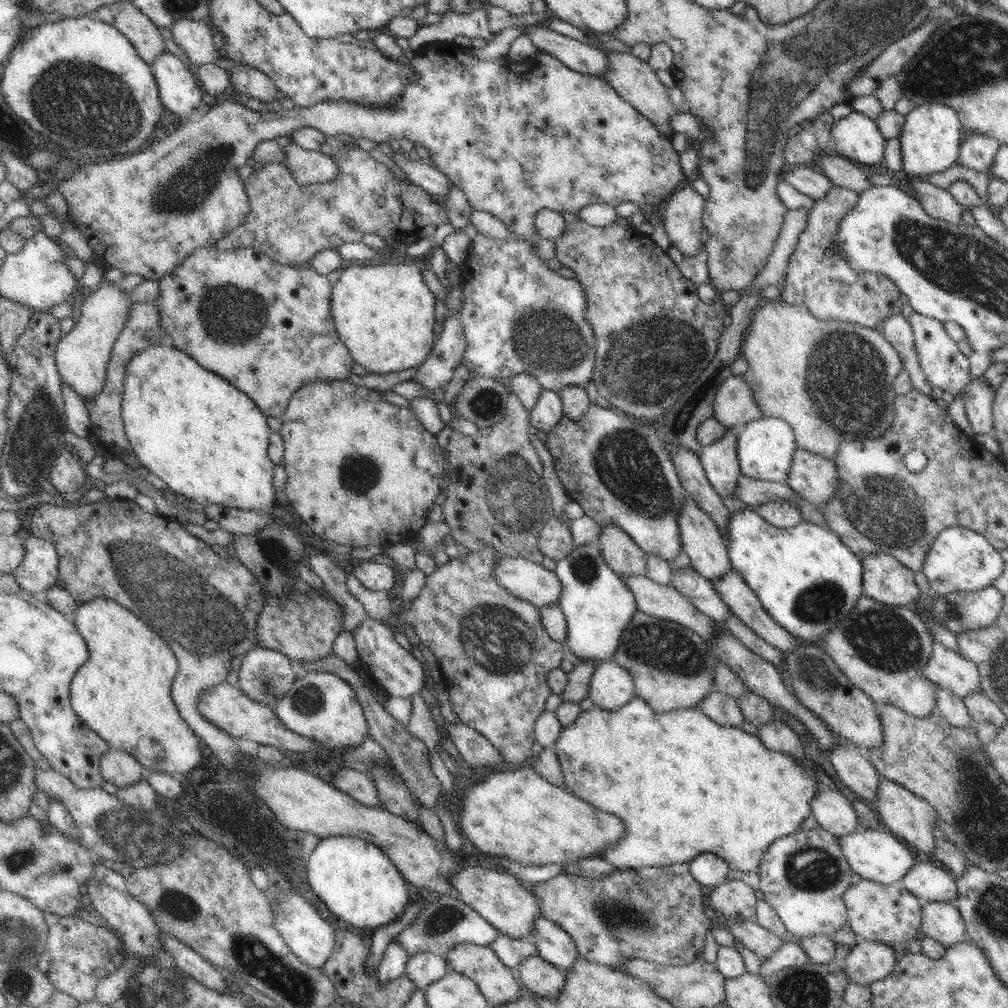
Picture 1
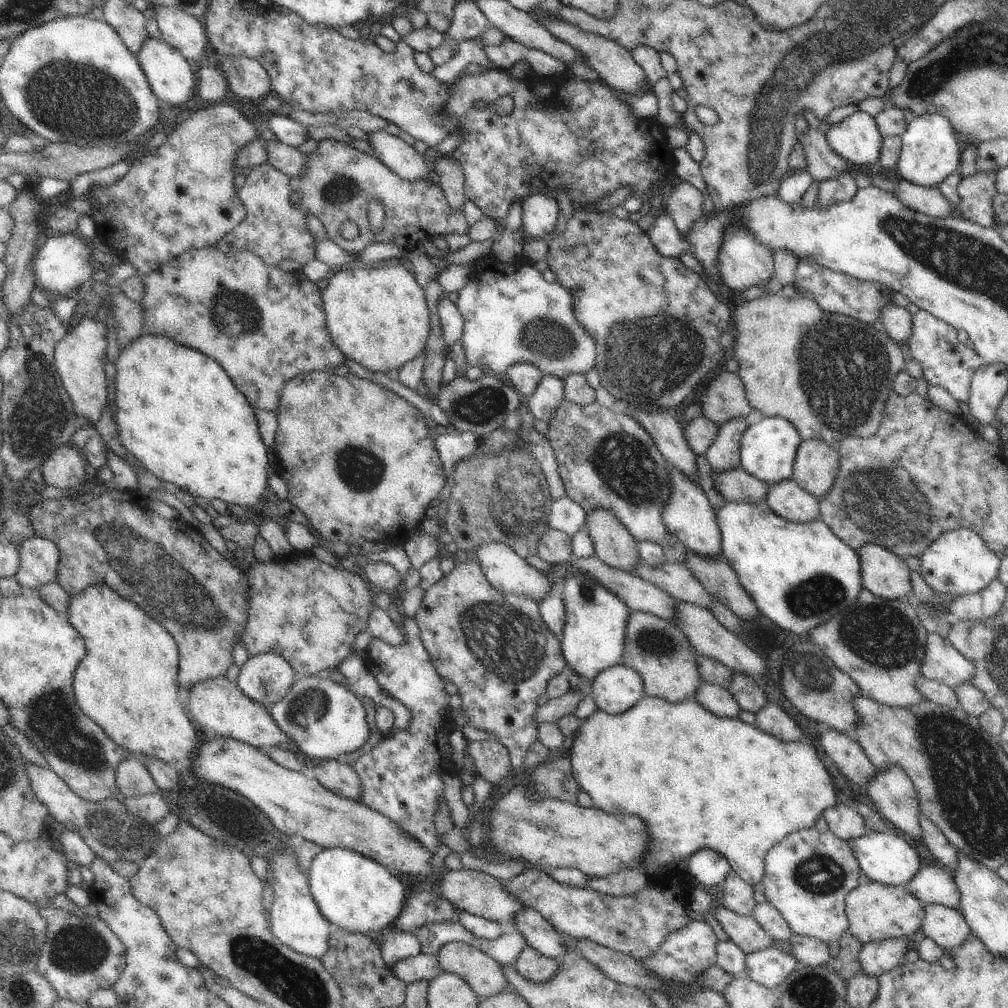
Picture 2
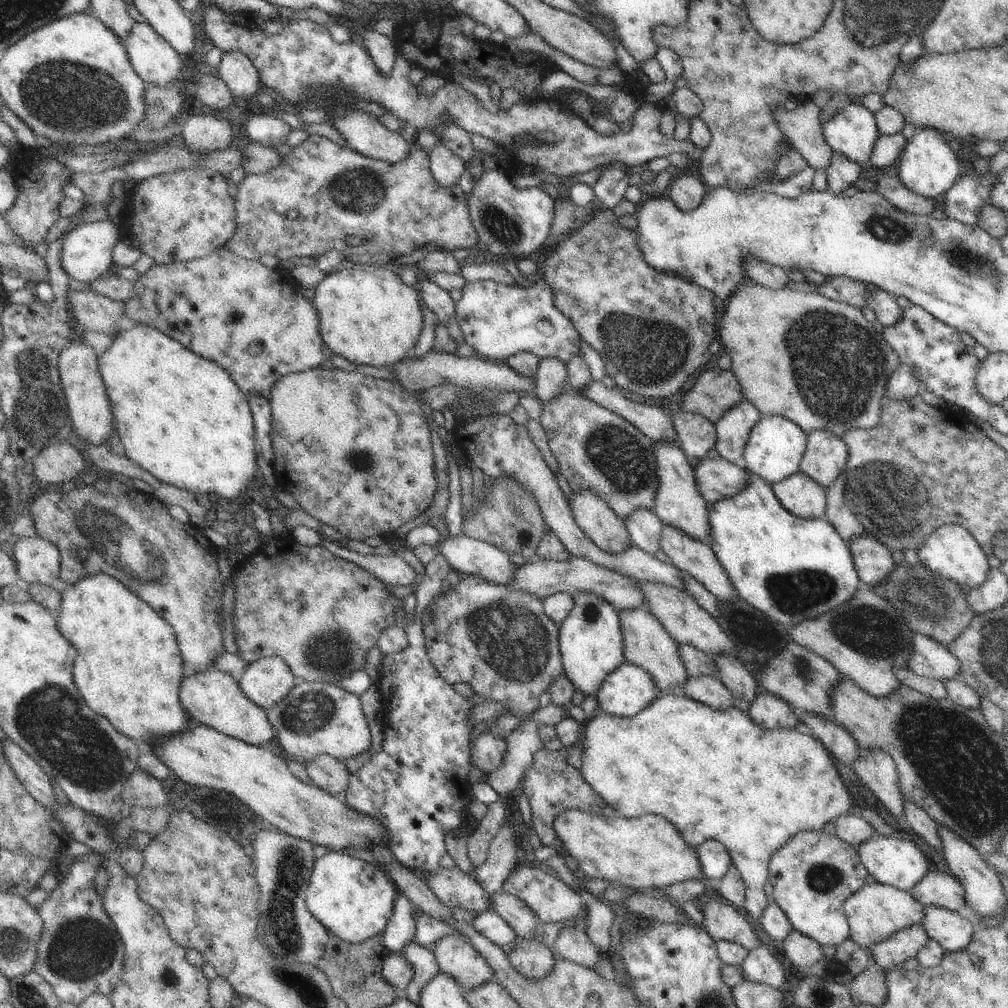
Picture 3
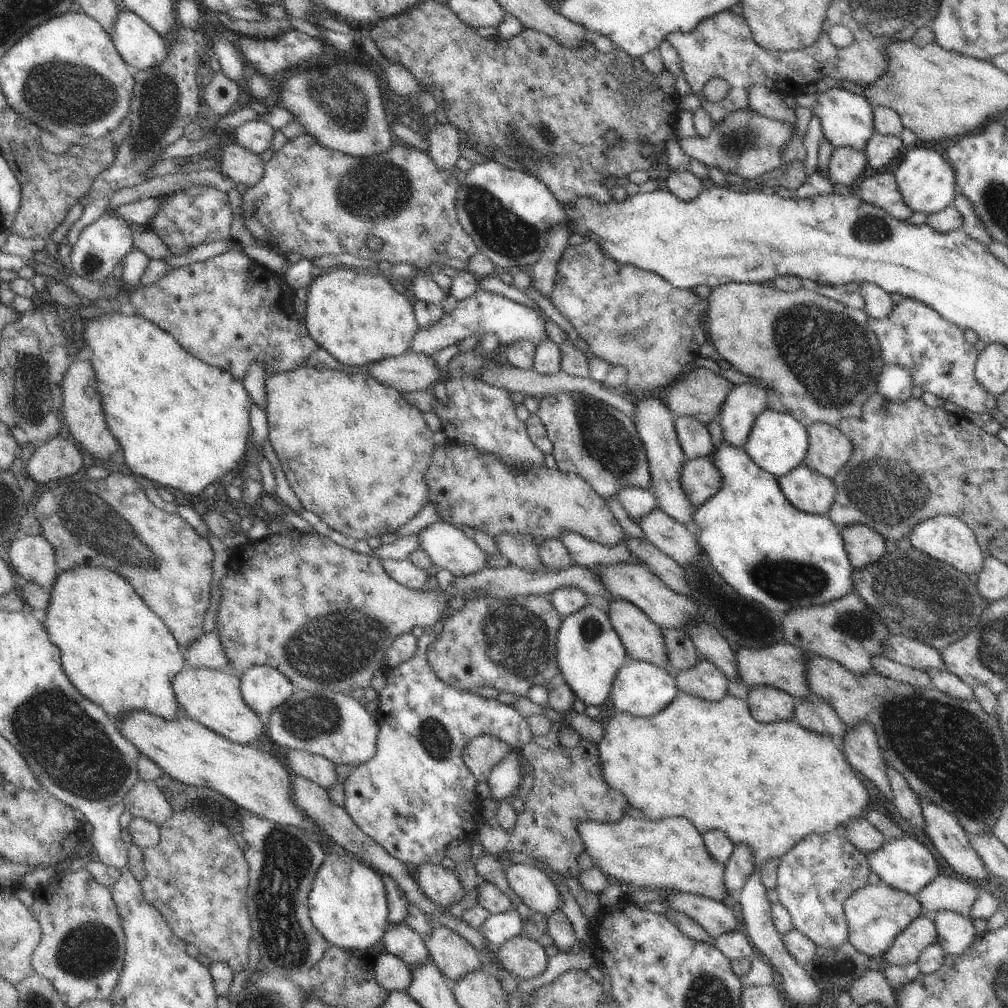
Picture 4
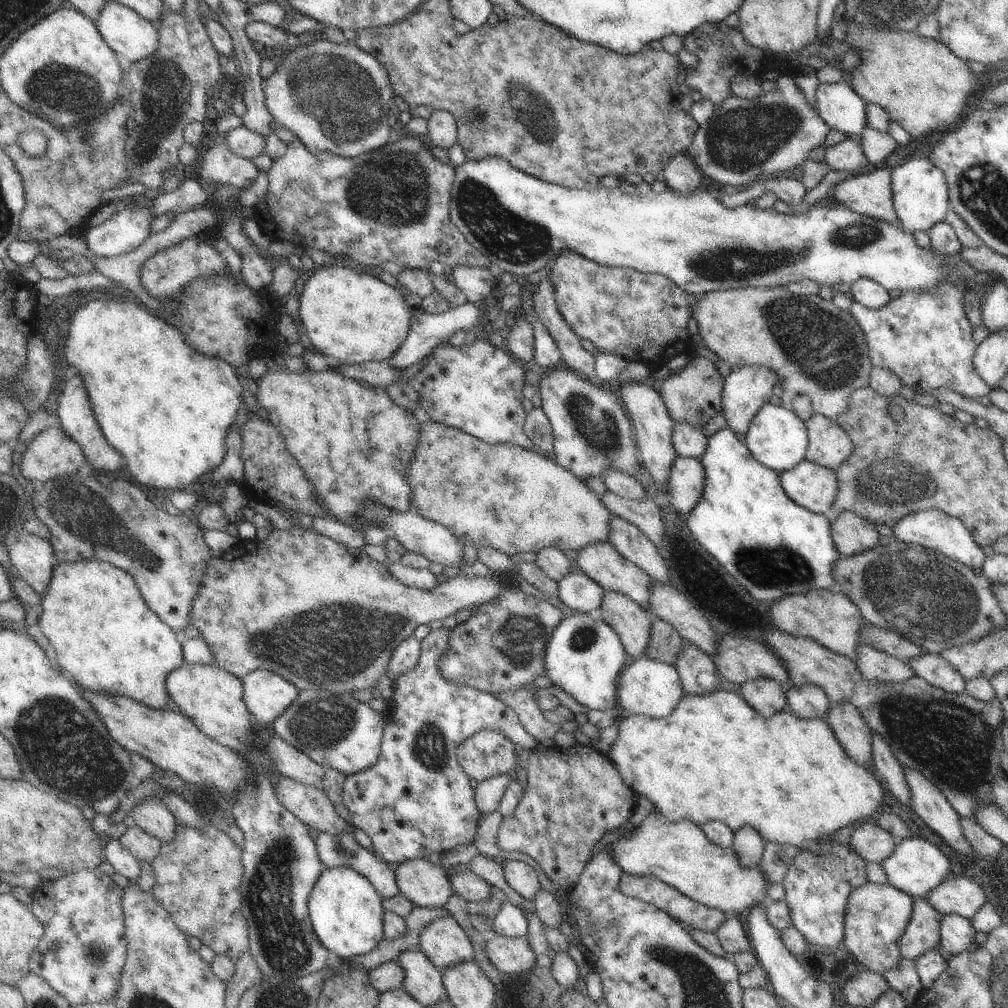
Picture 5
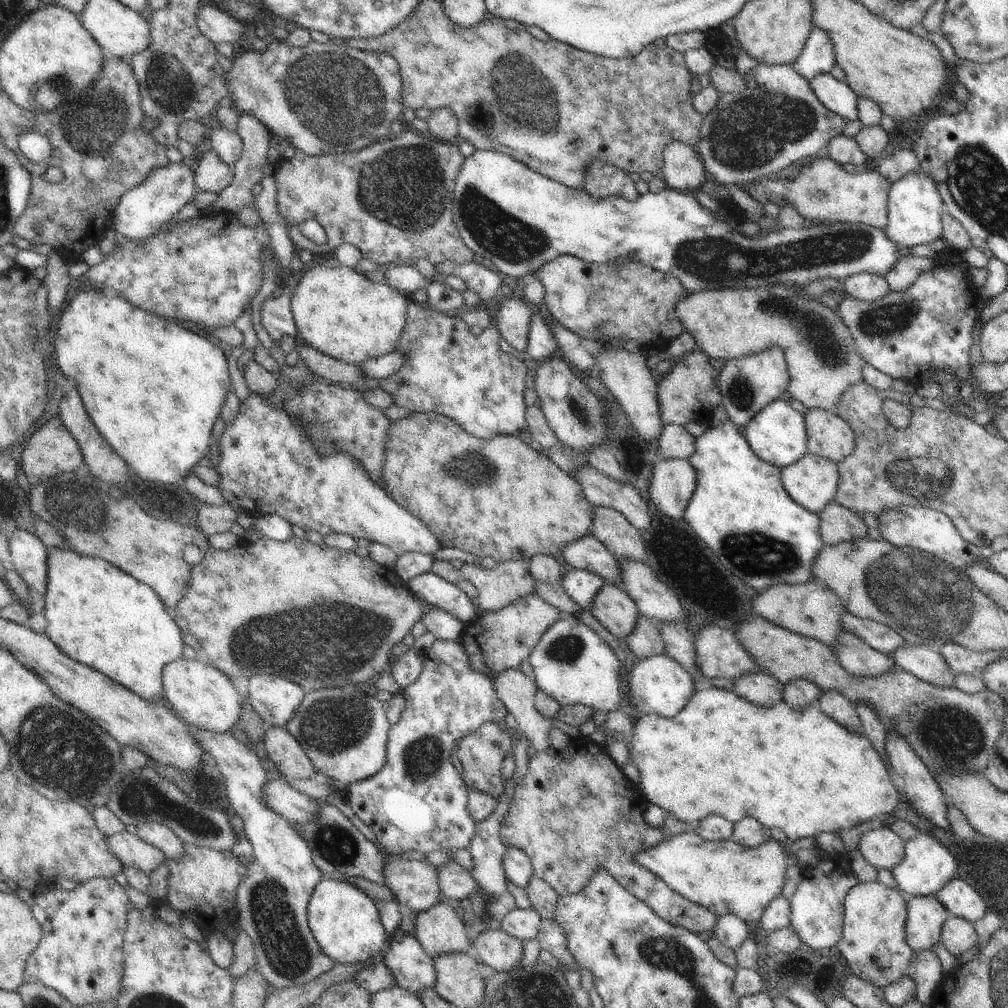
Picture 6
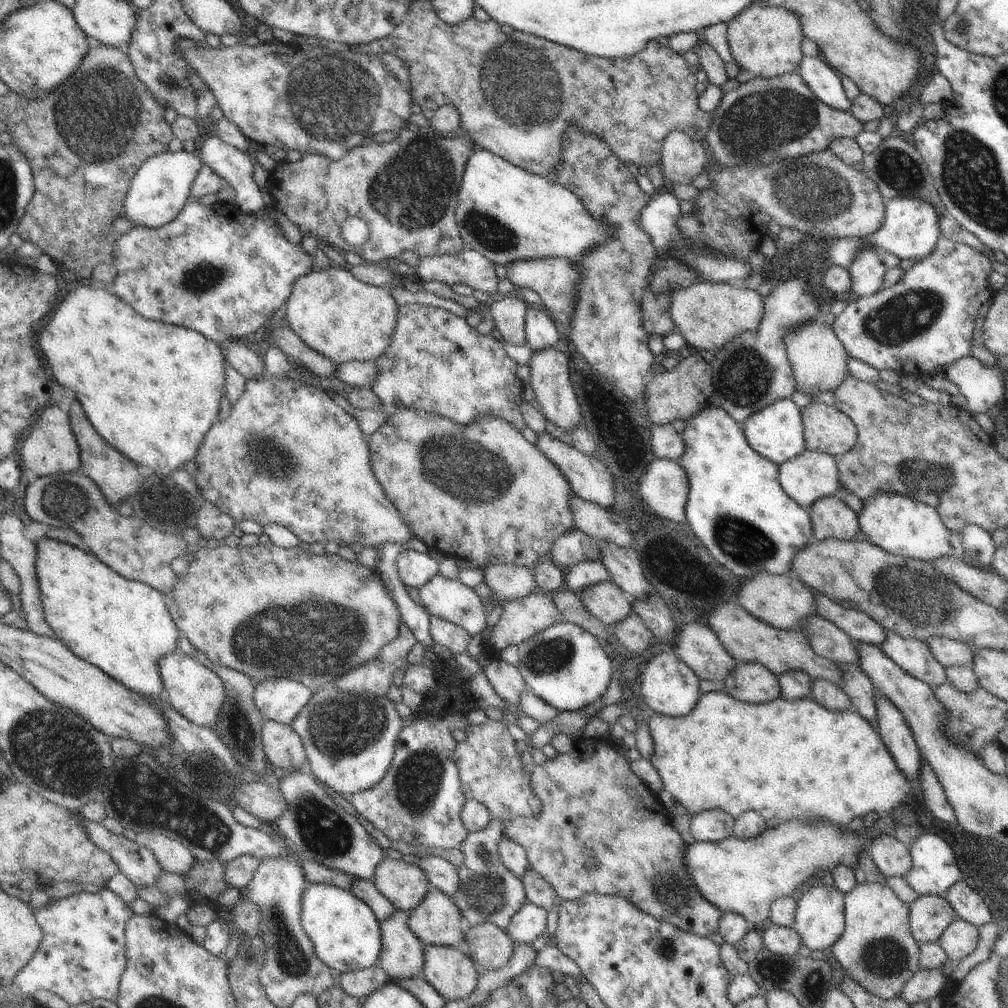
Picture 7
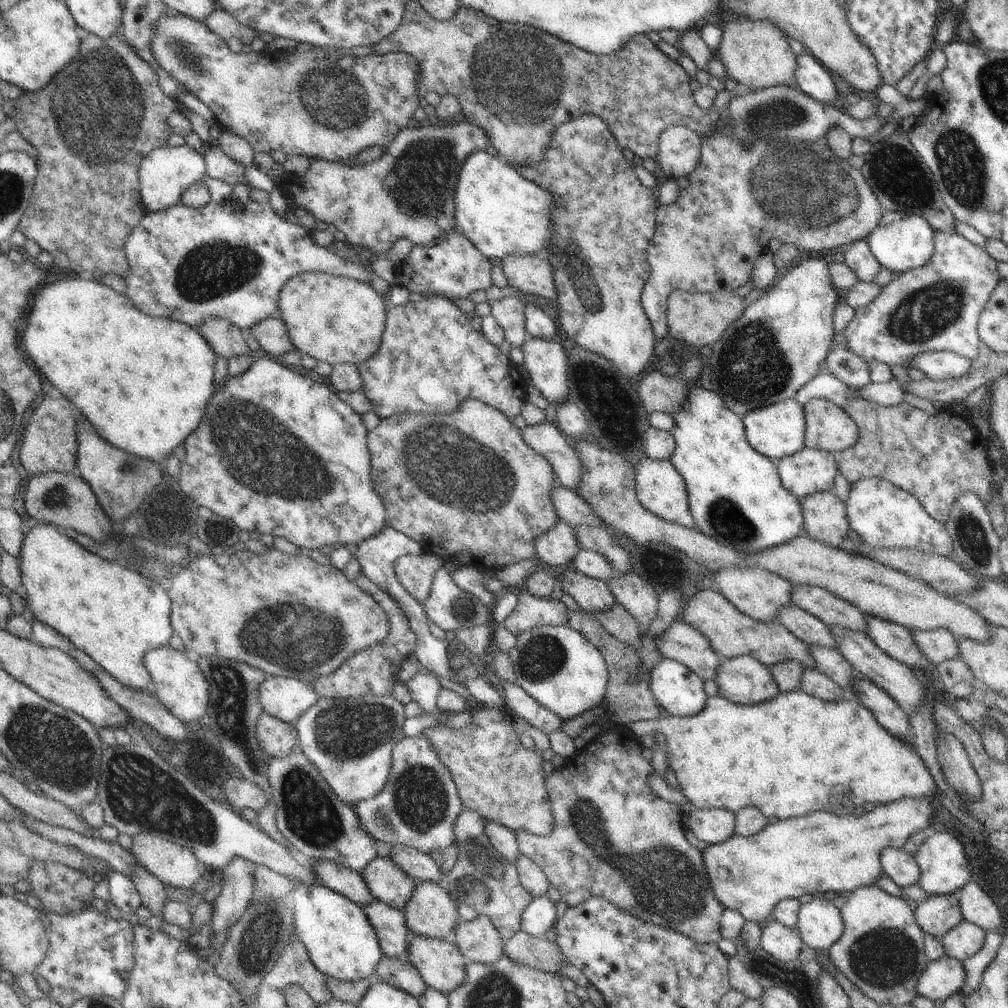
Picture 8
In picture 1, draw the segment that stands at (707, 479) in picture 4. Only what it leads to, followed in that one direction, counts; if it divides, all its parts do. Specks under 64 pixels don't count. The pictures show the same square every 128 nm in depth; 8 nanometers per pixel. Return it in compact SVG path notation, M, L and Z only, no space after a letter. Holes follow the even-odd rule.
M741 474L735 496L754 509L770 502L791 503L799 509L802 521L829 529L820 508L797 496L787 483L753 480Z

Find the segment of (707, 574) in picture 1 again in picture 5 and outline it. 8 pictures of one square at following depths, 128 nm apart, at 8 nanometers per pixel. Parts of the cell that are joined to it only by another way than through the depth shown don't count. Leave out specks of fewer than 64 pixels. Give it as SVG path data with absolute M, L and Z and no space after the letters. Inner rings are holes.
M631 381L633 384L620 383L622 398L626 404L627 414L632 419L632 427L635 431L635 442L639 449L638 454L640 460L650 473L646 477L646 481L652 481L662 489L669 484L670 472L672 464L678 457L676 450L672 445L672 434L676 422L670 417L660 394L651 388L648 384L638 384Z

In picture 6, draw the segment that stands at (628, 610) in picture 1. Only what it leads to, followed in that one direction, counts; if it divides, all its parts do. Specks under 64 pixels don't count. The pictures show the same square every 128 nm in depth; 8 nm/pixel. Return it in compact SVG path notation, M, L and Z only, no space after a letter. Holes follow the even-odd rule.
M560 618L553 624L534 646L532 654L528 656L528 662L534 672L534 682L537 690L542 690L546 696L554 698L564 708L565 706L584 705L590 708L603 710L606 714L620 707L622 682L620 662L612 648L590 629L581 620L575 618Z

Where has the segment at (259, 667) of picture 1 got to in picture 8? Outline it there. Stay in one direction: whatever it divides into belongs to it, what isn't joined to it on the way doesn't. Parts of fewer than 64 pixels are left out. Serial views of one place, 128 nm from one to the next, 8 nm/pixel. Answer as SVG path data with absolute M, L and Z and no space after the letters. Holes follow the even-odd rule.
M266 677L258 692L263 712L293 727L300 716L319 699L309 684L292 677Z

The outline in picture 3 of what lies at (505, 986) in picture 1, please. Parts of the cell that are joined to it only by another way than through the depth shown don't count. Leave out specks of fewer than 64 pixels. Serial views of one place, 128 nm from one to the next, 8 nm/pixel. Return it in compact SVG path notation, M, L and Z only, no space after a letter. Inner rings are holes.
M443 937L433 948L439 970L452 976L464 992L475 990L495 977L493 968L460 937Z

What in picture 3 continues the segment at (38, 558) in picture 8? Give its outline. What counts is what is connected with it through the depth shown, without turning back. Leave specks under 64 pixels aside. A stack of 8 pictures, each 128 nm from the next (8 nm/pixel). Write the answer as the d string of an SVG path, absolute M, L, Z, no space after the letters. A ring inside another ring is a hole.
M104 572L86 576L76 584L67 584L61 595L56 626L78 652L72 678L90 710L106 716L120 734L136 742L158 742L186 732L190 726L179 695L184 678L183 658L173 628L124 584Z

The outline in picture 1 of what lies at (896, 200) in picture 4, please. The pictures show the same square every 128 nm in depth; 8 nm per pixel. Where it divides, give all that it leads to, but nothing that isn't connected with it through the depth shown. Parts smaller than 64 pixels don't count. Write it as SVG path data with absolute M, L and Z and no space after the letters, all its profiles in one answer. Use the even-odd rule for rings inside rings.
M910 178L910 181L916 194L920 196L919 204L929 216L941 219L948 224L962 223L961 215L964 209L947 190L920 181L918 178Z

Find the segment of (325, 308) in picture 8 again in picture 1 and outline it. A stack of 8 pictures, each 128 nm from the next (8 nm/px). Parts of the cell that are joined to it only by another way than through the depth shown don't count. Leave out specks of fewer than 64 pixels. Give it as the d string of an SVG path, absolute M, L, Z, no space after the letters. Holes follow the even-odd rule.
M416 264L378 266L345 265L340 279L333 285L331 314L340 341L348 348L354 363L369 373L386 375L420 367L431 354L434 344L436 298L428 289L423 272Z

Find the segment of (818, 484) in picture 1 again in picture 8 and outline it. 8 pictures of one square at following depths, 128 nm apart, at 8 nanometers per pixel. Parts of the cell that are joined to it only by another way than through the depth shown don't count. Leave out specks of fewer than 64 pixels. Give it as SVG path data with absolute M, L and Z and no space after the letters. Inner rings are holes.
M814 398L803 408L806 447L837 455L858 442L858 427L841 406L830 400Z

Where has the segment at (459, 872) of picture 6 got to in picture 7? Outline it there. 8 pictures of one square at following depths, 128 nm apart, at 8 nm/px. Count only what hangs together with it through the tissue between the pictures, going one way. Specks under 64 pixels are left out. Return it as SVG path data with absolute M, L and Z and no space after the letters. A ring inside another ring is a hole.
M427 855L420 858L416 864L424 870L432 888L451 898L458 892L460 888L458 869L452 866L451 862L439 856Z

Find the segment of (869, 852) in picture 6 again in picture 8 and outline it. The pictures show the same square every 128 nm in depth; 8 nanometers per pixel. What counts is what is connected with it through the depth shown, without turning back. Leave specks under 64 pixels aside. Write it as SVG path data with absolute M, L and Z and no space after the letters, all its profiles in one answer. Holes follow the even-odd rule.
M884 848L880 862L885 875L902 888L918 884L922 876L915 856L908 854L903 848Z

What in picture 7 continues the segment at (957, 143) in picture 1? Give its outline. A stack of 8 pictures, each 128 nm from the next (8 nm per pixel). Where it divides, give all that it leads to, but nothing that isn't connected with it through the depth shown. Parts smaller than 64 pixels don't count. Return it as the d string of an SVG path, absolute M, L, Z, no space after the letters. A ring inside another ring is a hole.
M916 195L910 198L895 198L886 205L885 220L880 230L864 237L864 242L870 244L872 249L878 249L881 253L890 252L900 260L922 260L928 258L936 248L938 238L941 236L938 215L929 196L918 200Z

